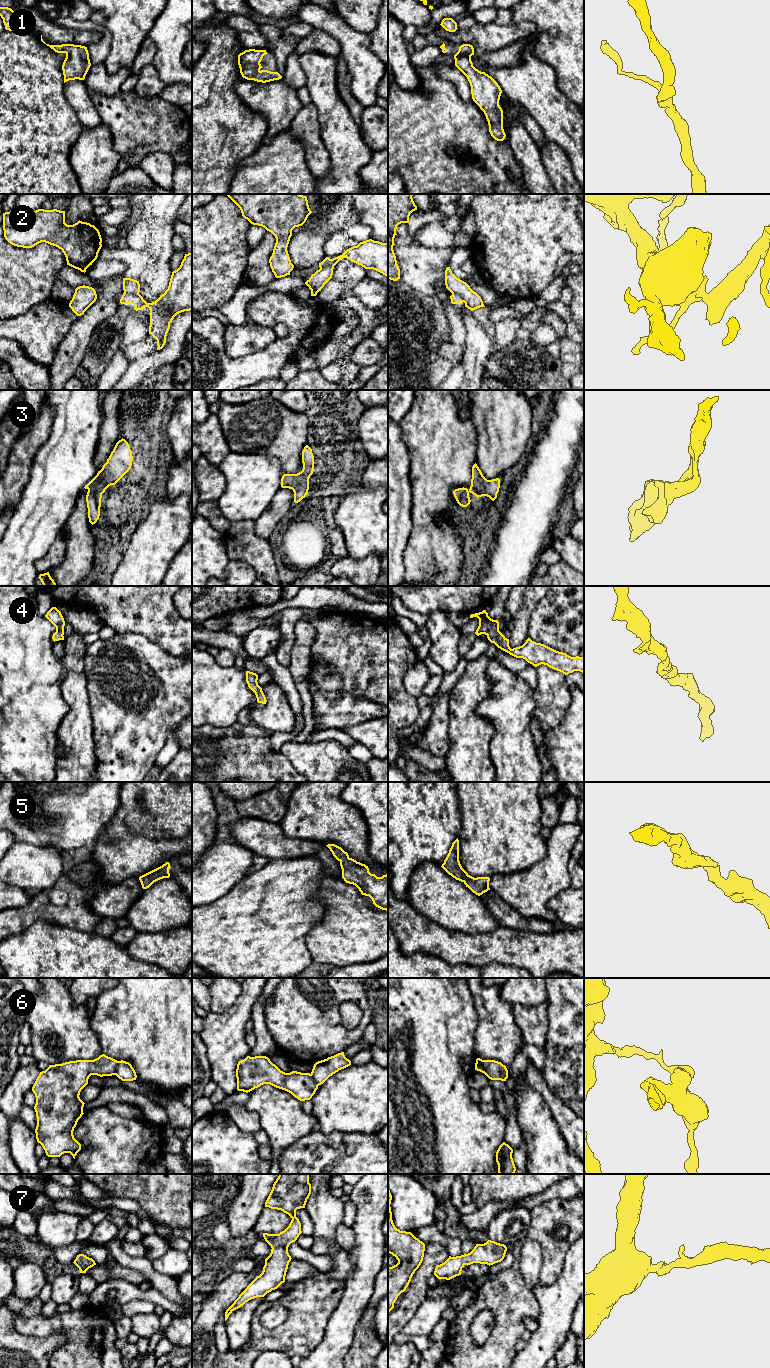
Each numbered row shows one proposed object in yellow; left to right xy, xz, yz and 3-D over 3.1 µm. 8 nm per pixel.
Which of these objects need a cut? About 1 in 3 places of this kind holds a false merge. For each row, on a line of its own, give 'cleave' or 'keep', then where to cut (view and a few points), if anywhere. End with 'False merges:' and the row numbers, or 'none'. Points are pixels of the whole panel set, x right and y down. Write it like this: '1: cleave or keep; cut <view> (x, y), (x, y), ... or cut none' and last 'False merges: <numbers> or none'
1: keep; cut none
2: cleave; cut yz (452, 292), (458, 293), (464, 301)
3: keep; cut none
4: keep; cut none
5: keep; cut none
6: cleave; cut yz (481, 1060), (486, 1074)
7: keep; cut none
False merges: 2, 6

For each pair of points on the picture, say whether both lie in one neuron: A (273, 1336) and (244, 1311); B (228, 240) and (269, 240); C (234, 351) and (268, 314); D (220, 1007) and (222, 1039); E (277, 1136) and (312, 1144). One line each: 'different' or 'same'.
A: different
B: different
C: different
D: different
E: different

